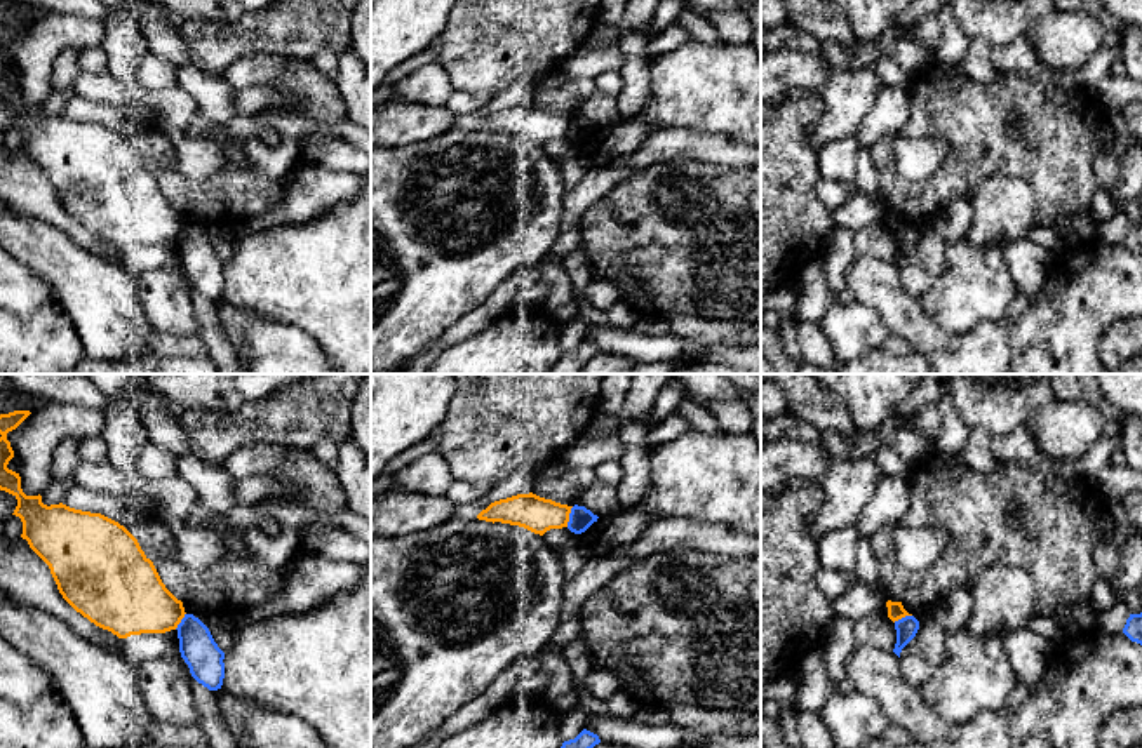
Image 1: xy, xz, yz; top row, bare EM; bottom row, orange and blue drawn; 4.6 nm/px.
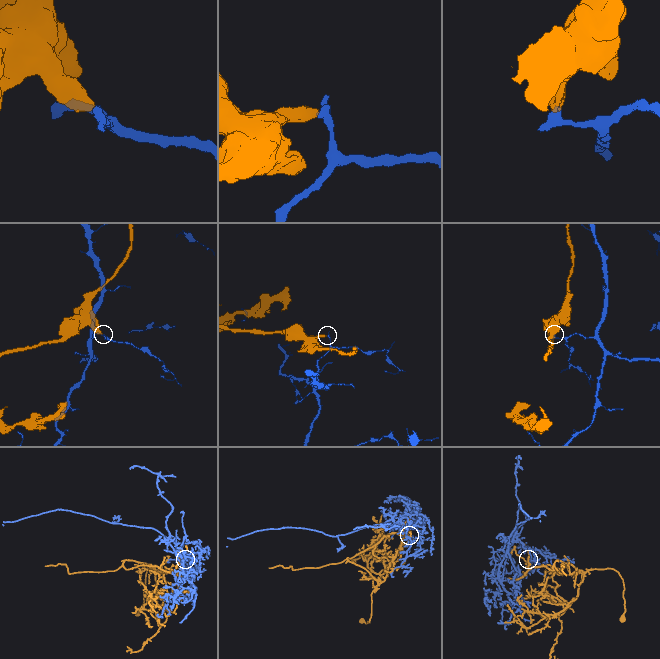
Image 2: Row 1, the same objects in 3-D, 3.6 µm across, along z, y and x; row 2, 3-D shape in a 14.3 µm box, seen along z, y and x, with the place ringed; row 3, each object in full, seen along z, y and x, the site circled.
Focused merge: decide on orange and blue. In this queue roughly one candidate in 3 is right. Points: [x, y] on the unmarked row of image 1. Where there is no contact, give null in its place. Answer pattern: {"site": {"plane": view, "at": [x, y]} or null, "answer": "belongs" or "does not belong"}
{"site": {"plane": "xz", "at": [568, 127]}, "answer": "does not belong"}

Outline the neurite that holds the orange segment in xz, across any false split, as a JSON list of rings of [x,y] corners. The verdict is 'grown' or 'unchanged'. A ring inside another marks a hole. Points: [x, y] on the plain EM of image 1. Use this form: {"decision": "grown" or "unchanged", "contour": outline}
{"decision": "unchanged", "contour": [[[529,103],[494,111],[477,129],[519,136],[543,146],[550,139],[568,137],[571,118]]]}

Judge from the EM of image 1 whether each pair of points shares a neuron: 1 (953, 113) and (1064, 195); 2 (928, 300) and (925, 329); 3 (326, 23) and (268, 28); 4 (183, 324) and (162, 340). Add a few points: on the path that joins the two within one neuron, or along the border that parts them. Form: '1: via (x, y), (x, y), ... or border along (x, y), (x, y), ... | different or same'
1: via (980, 120), (1001, 133), (1036, 167) | same
2: border along (918, 300), (920, 307), (939, 326), (960, 334) | different
3: via (312, 23), (282, 28) | same
4: border along (154, 327), (164, 333), (195, 334) | different

